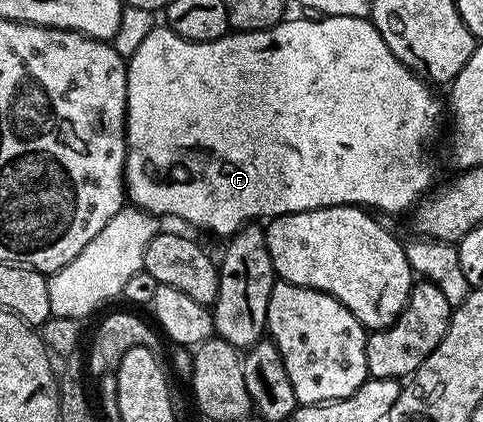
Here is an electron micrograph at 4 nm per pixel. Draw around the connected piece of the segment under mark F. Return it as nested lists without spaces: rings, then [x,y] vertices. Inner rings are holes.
[[[288,17],[268,30],[228,32],[212,42],[190,42],[168,30],[166,25],[159,24],[148,32],[127,62],[127,96],[130,101],[127,103],[129,149],[126,173],[144,174],[147,178],[159,174],[163,186],[151,190],[152,211],[159,212],[163,206],[165,213],[199,230],[222,236],[236,234],[242,226],[256,220],[270,220],[293,212],[309,212],[330,206],[362,206],[375,212],[384,210],[387,214],[410,211],[432,189],[431,177],[435,170],[431,167],[430,146],[439,134],[439,117],[445,114],[444,107],[443,110],[439,107],[430,89],[434,90],[415,71],[401,64],[393,52],[389,52],[381,32],[377,32],[370,18]]]

